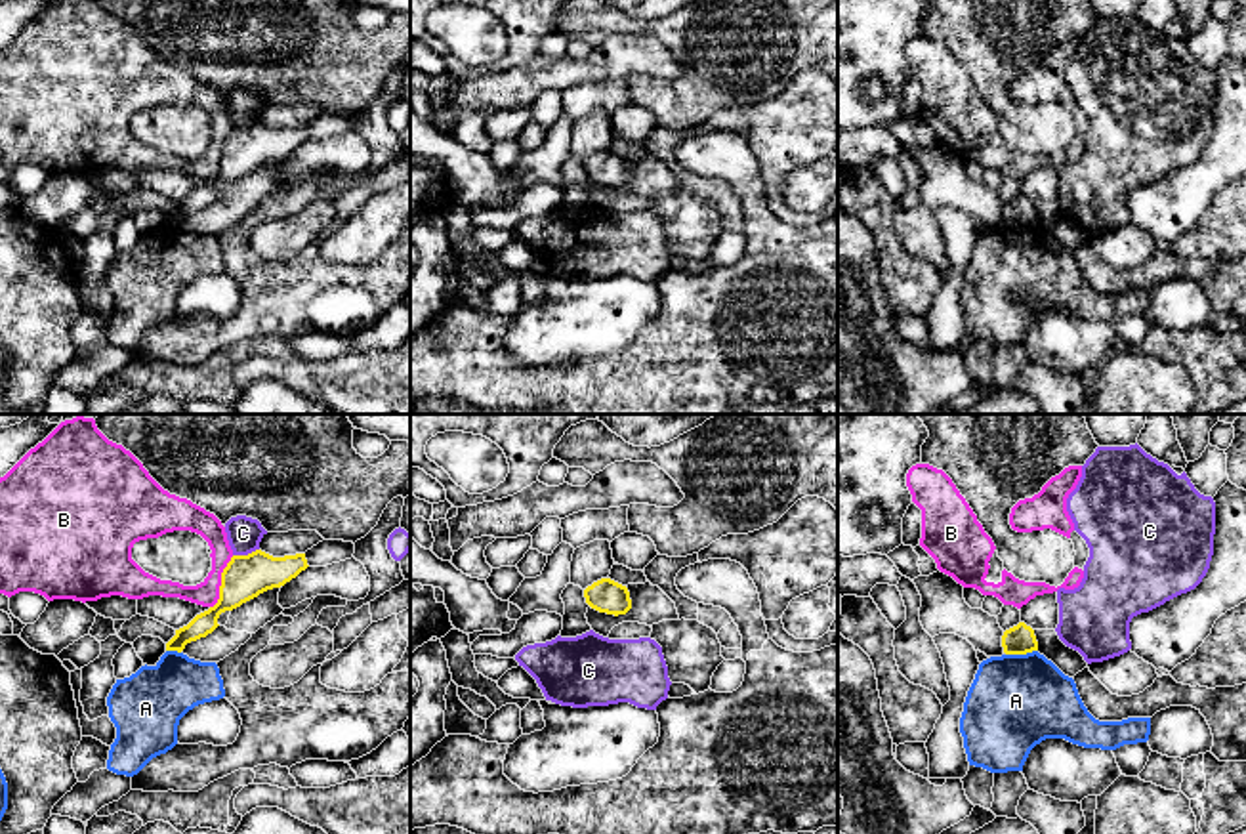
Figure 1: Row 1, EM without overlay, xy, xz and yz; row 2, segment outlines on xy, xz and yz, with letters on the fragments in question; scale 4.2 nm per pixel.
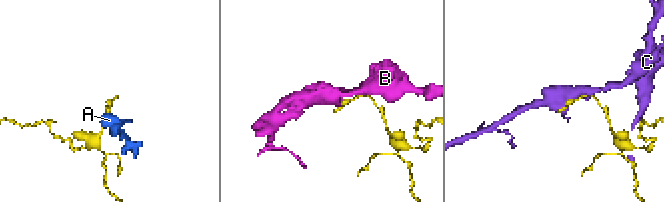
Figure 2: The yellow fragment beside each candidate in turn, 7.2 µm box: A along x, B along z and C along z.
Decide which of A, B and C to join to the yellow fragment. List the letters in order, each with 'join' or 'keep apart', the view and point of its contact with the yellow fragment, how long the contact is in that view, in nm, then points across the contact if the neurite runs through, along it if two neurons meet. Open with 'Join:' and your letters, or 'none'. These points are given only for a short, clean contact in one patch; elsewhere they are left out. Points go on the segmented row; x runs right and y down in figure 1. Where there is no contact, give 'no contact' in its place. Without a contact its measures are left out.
Join: none
A: keep apart; meets yellow in yz at (1021, 653); contact 140 nm long
B: keep apart; meets yellow in xy at (222, 583); contact 240 nm long; border along xy (233, 556), (222, 573), (220, 598), (210, 607)
C: keep apart; meets yellow in xy at (245, 556); contact 120 nm long

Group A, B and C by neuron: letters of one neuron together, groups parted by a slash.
A / B / C

